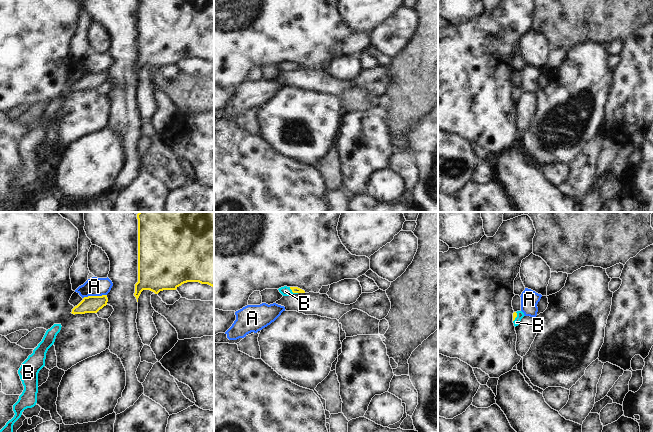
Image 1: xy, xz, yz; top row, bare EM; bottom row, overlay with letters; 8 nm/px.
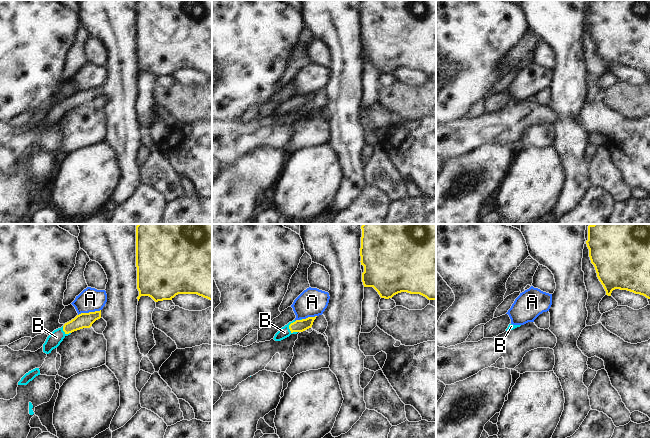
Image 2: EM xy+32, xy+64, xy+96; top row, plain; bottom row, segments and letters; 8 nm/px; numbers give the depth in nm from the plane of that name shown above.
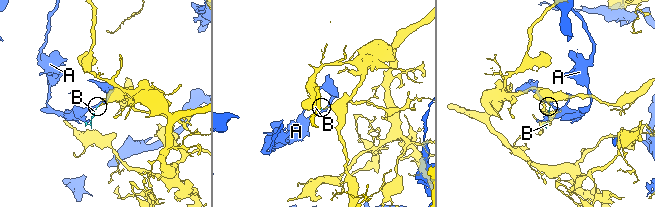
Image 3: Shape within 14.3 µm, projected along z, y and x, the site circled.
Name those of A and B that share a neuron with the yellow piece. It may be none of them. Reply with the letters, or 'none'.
B

